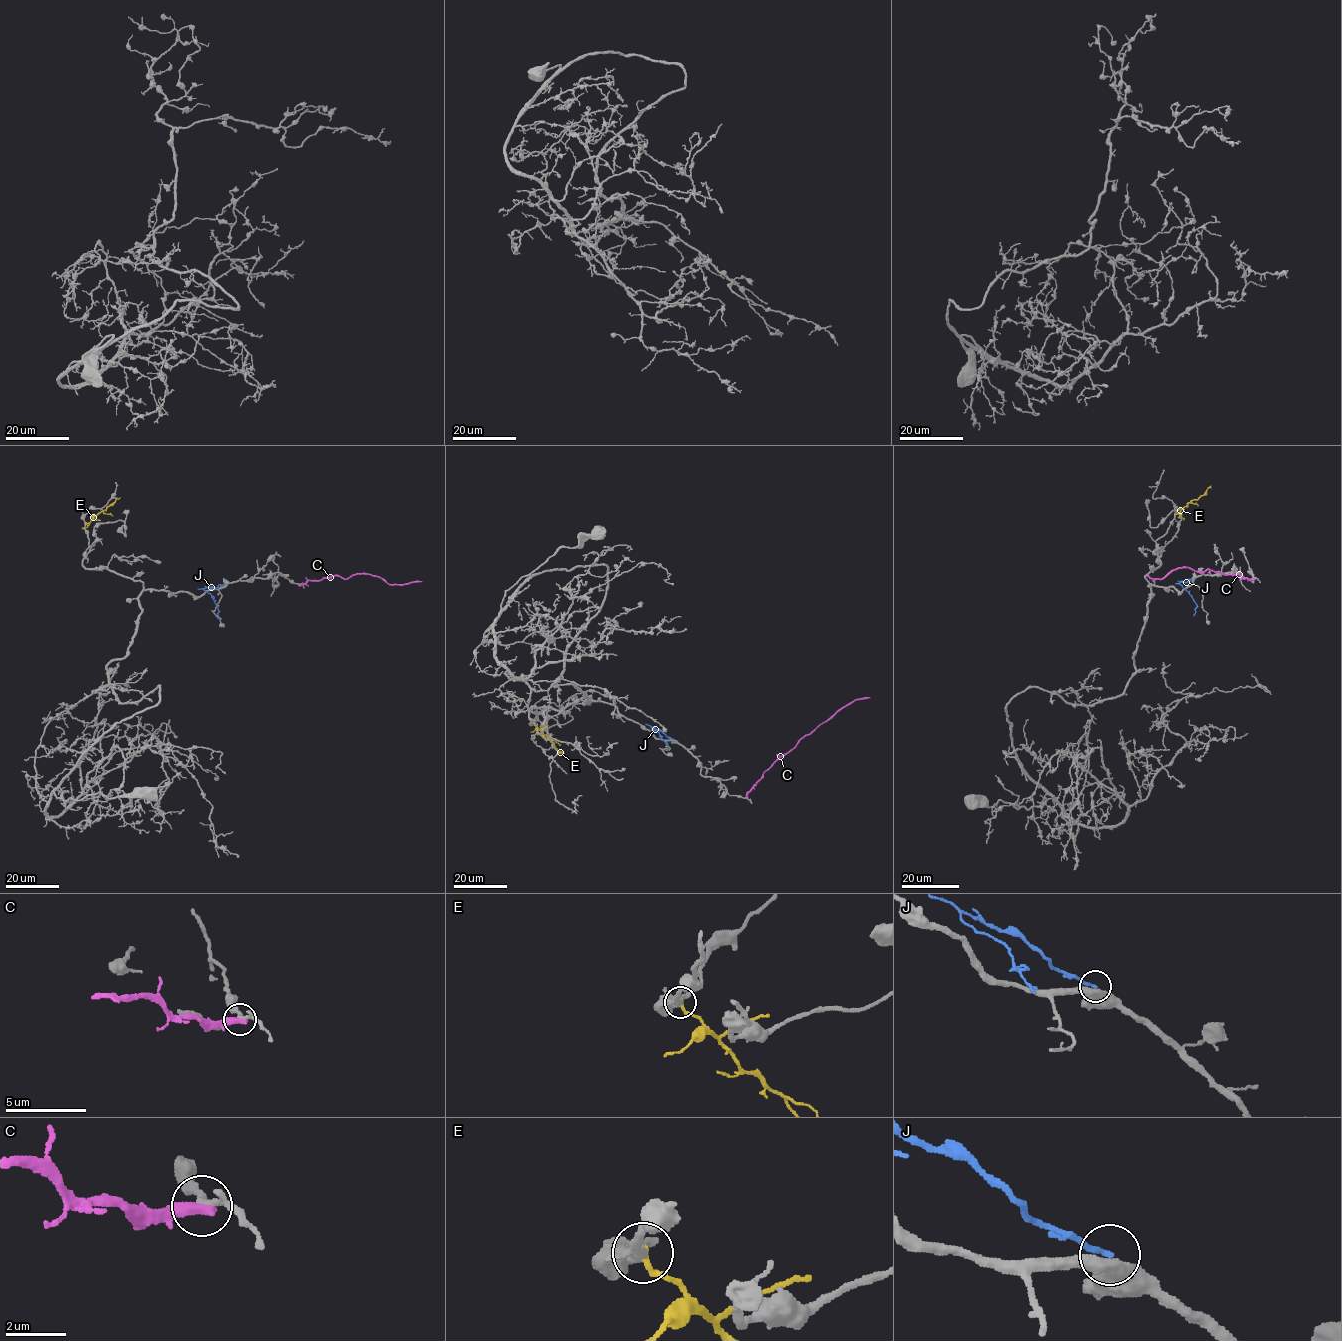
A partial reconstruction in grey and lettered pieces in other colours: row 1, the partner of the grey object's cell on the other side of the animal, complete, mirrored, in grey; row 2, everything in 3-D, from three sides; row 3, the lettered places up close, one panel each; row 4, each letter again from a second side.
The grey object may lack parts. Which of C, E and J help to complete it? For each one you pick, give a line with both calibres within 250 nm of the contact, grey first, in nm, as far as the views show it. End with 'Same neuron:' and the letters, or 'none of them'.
Same neuron: none of them

